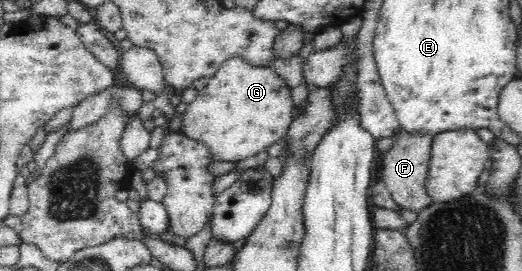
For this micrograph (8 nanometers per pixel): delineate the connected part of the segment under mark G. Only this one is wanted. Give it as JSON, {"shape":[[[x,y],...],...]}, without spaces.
{"shape":[[[230,57],[225,63],[222,63],[222,66],[214,73],[214,76],[210,77],[206,87],[197,93],[196,100],[188,104],[188,108],[181,116],[180,133],[182,133],[182,135],[205,144],[206,147],[210,148],[210,153],[214,156],[214,160],[239,162],[240,160],[244,160],[244,158],[258,154],[258,152],[262,152],[263,150],[266,151],[267,148],[275,142],[278,143],[280,138],[288,133],[288,128],[290,128],[290,124],[295,116],[295,107],[294,102],[292,101],[291,87],[284,79],[282,79],[282,76],[278,75],[278,72],[274,71],[274,68],[271,65],[254,65],[248,63],[248,61],[242,59],[242,57]]]}

